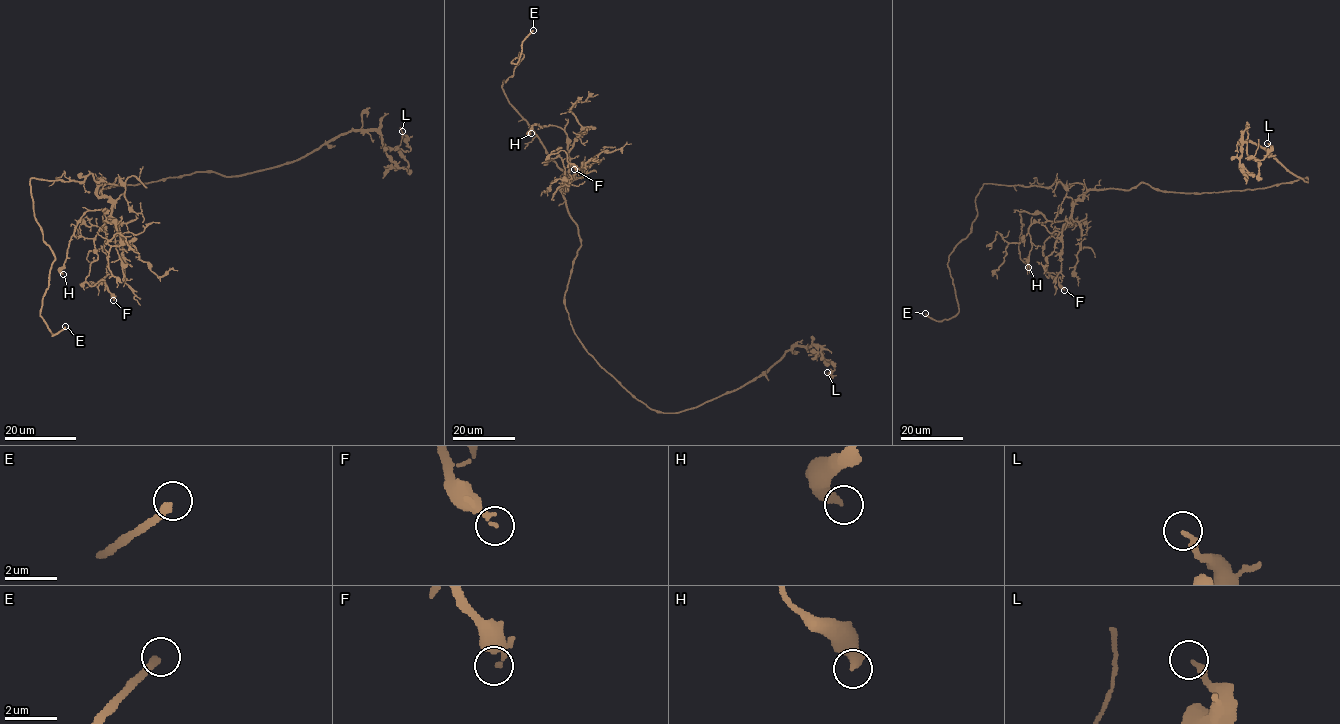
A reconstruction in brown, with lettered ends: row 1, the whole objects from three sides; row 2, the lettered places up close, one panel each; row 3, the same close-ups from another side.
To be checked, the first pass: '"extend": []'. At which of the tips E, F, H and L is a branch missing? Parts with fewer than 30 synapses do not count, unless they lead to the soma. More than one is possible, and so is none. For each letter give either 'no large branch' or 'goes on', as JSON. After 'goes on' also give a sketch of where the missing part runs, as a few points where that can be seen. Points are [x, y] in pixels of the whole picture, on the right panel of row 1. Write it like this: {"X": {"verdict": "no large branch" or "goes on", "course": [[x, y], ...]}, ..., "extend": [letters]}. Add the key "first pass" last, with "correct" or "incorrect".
{"E": {"verdict": "goes on", "course": [[925, 313], [910, 305], [902, 290]]}, "F": {"verdict": "no large branch"}, "H": {"verdict": "no large branch"}, "L": {"verdict": "no large branch"}, "extend": ["E"], "first pass": "incorrect"}

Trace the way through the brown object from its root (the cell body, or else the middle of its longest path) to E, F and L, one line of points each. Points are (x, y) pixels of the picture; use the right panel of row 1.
E: (1170, 192), (1144, 183), (984, 183), (971, 231), (949, 256), (959, 312), (941, 321), (925, 313)
F: (1170, 192), (1141, 183), (1078, 199), (1073, 224), (1042, 250), (1045, 275), (1064, 290)
L: (1170, 192), (1307, 182), (1260, 146), (1241, 142), (1259, 160), (1267, 143)

